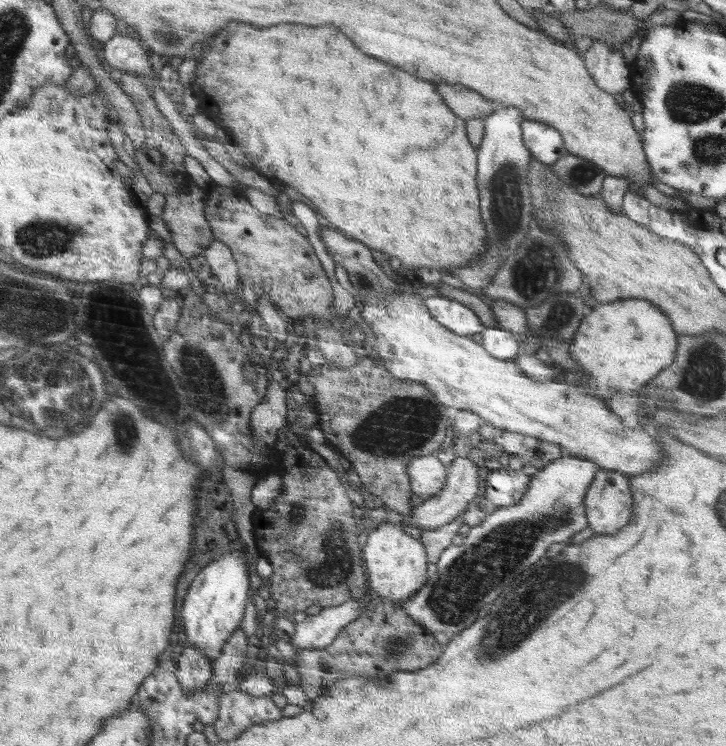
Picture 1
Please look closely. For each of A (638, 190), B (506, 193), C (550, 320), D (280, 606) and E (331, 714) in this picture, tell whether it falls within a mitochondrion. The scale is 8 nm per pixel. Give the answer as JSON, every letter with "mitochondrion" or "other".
{"A":"other","B":"mitochondrion","C":"mitochondrion","D":"other","E":"other"}

